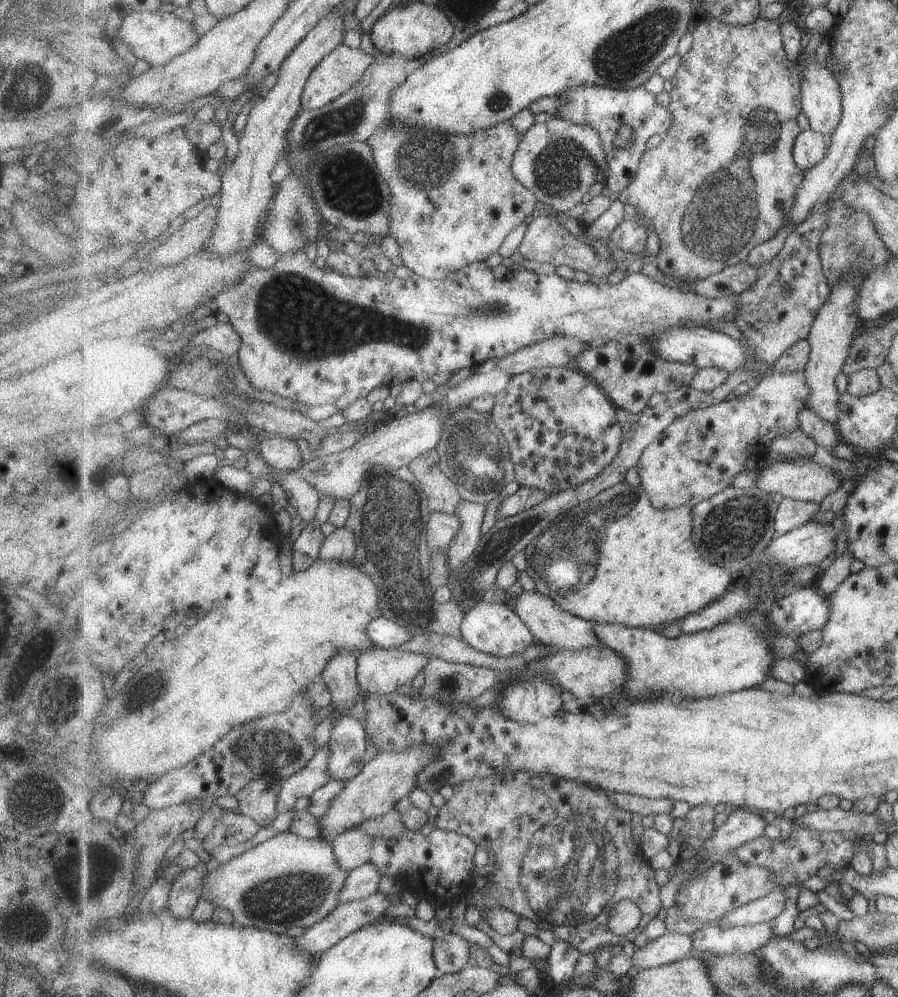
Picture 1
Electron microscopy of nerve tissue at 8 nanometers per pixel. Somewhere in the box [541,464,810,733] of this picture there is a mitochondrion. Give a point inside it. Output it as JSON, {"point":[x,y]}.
{"point":[732,529]}

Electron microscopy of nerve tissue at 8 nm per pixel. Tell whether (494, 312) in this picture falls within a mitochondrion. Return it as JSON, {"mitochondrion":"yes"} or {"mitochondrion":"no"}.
{"mitochondrion":"yes"}

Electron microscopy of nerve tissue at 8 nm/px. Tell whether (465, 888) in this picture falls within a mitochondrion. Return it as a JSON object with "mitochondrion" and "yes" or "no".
{"mitochondrion":"no"}

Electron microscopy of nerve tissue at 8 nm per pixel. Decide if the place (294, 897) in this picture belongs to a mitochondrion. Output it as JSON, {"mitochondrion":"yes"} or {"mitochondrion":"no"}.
{"mitochondrion":"yes"}

